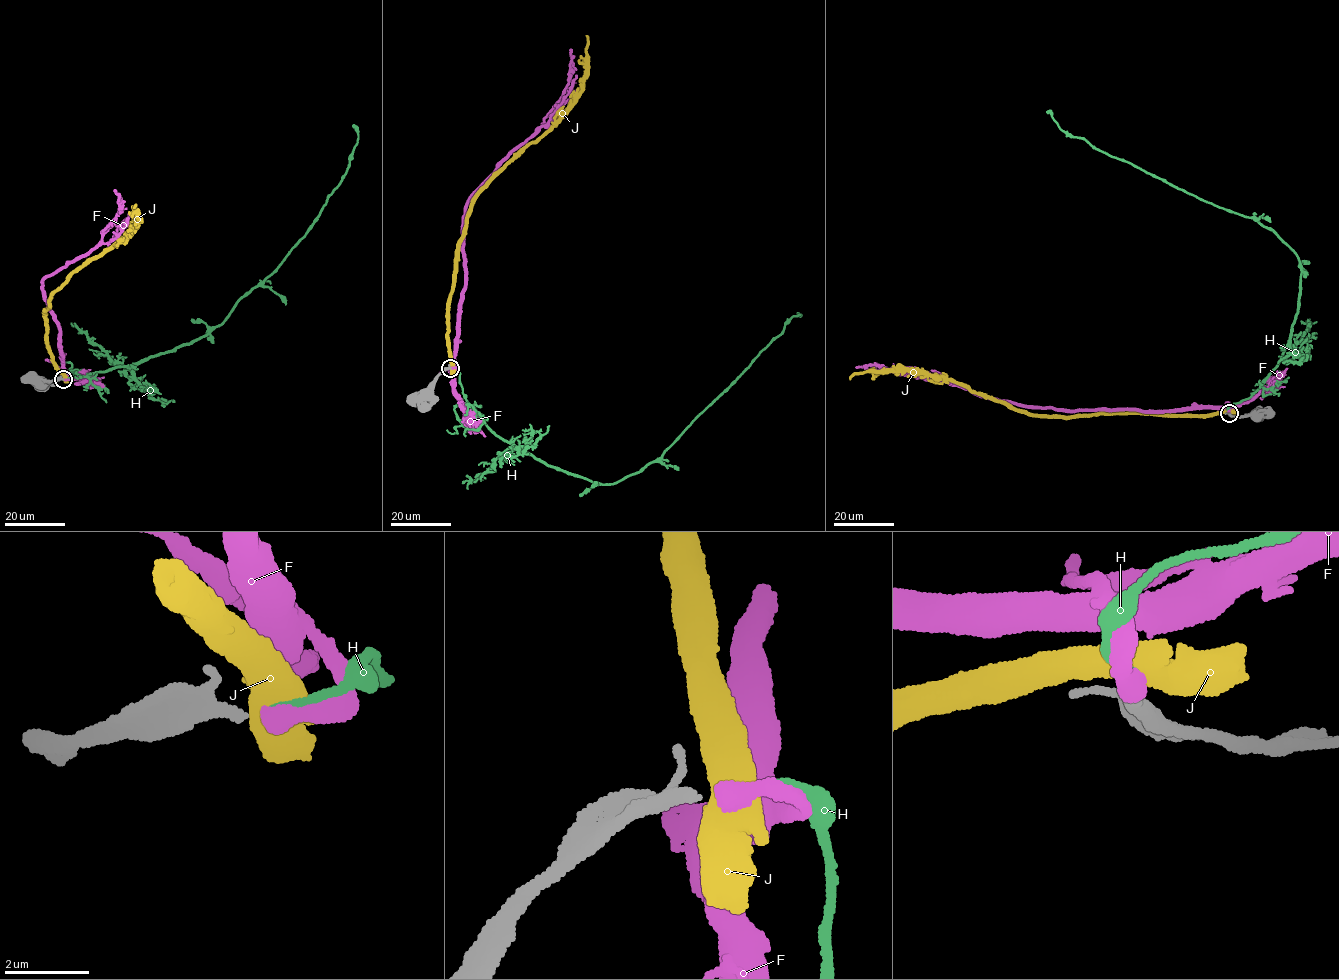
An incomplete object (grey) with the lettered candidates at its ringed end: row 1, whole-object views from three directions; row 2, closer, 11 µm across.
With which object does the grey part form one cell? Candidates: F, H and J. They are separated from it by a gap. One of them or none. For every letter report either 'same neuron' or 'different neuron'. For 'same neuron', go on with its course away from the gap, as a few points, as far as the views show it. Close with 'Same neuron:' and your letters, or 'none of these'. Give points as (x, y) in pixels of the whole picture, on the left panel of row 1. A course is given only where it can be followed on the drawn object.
F: same neuron; it runs (64, 379), (69, 374), (43, 277), (98, 245), (102, 231), (121, 210), (115, 190)
H: different neuron
J: different neuron
Same neuron: F

